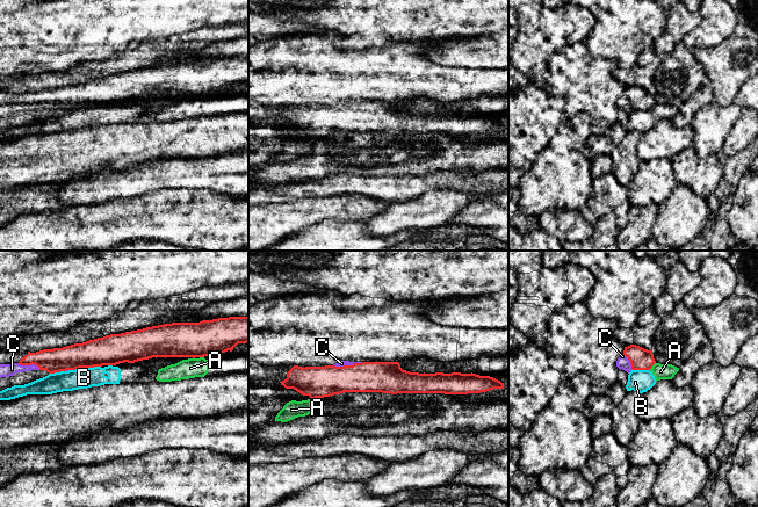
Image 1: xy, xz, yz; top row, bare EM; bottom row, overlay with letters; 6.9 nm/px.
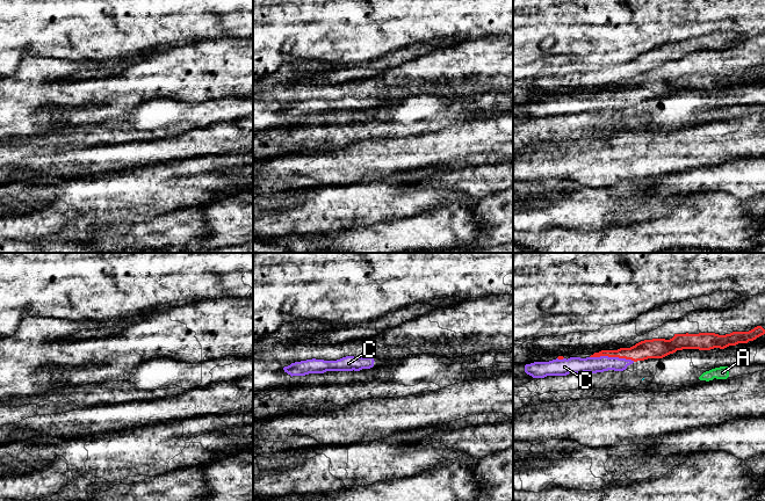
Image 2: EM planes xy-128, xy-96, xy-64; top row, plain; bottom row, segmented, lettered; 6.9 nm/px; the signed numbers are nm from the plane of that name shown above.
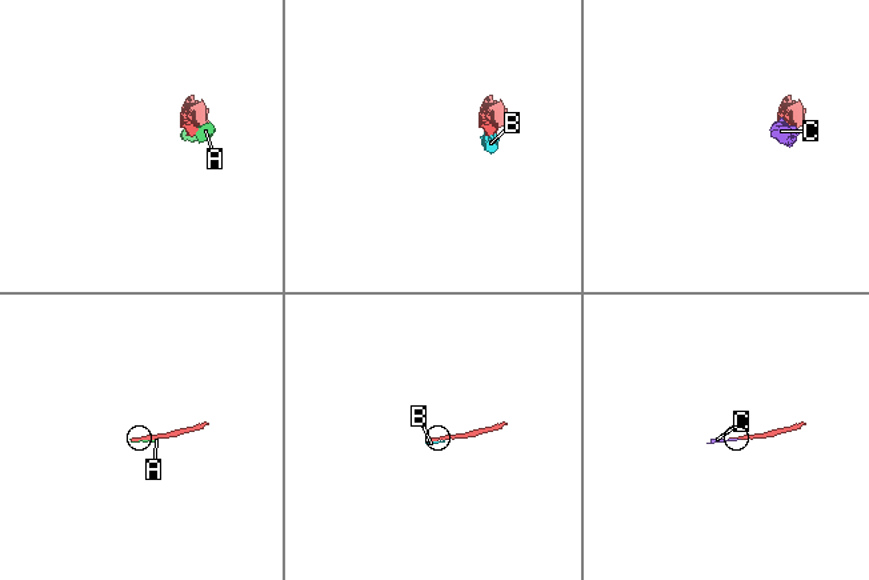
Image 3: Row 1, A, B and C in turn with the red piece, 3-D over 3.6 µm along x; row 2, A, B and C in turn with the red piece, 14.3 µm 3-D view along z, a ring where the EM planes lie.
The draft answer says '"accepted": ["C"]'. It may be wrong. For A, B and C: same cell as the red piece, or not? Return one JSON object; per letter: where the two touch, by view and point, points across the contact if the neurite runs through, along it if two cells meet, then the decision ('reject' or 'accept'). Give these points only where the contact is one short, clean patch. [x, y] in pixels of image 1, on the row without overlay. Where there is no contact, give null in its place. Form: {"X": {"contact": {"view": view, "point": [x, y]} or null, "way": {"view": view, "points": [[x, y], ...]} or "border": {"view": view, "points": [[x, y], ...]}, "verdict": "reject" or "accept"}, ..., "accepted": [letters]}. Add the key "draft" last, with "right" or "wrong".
{"A": {"contact": {"view": "yz", "point": [652, 104]}, "verdict": "reject"}, "B": {"contact": {"view": "xy", "point": [84, 107]}, "verdict": "reject"}, "C": {"contact": {"view": "xz", "point": [347, 106]}, "verdict": "accept"}, "accepted": ["C"], "draft": "right"}

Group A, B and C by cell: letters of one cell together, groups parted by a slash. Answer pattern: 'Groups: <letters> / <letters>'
Groups: A B / C

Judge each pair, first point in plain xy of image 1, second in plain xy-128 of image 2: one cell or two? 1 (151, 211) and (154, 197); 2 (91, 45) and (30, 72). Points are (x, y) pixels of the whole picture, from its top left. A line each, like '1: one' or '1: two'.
1: two
2: two

